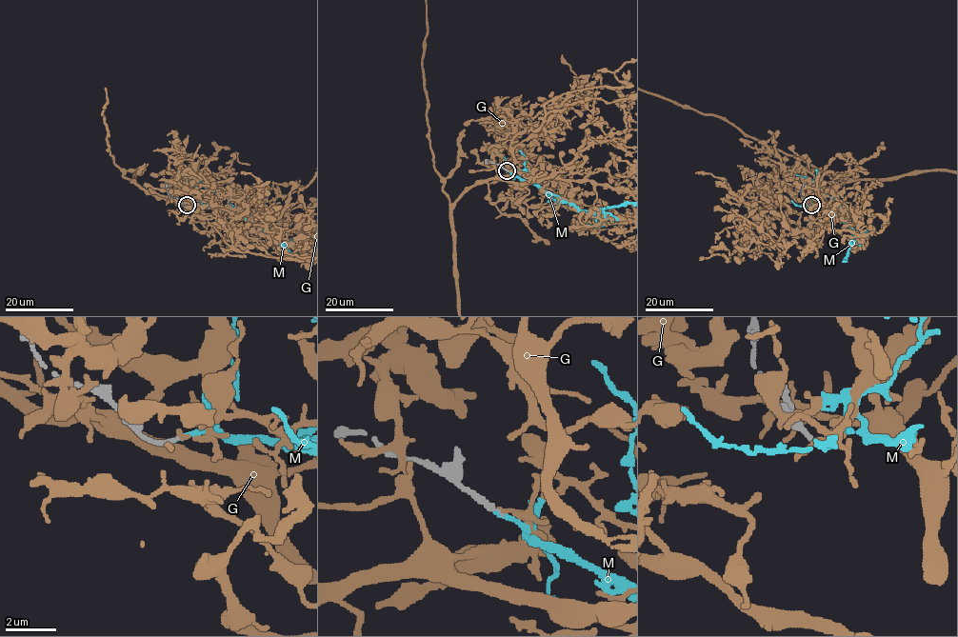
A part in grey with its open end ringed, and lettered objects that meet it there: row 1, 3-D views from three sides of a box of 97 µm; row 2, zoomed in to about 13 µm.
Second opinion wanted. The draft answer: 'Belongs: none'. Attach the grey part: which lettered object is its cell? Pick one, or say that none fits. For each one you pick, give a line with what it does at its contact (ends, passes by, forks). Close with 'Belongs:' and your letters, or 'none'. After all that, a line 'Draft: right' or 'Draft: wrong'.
M: It ends there
Belongs: M
Draft: wrong

